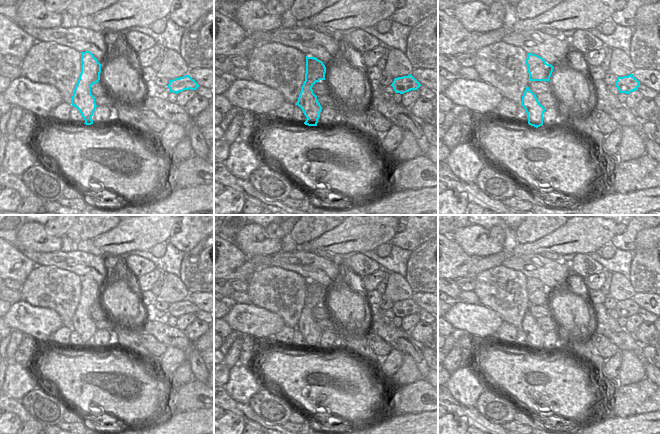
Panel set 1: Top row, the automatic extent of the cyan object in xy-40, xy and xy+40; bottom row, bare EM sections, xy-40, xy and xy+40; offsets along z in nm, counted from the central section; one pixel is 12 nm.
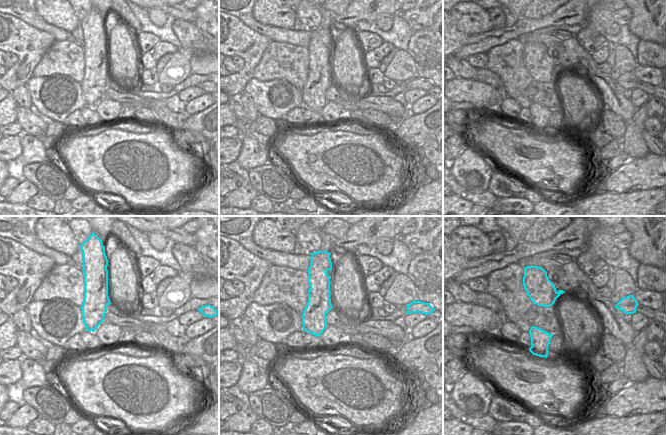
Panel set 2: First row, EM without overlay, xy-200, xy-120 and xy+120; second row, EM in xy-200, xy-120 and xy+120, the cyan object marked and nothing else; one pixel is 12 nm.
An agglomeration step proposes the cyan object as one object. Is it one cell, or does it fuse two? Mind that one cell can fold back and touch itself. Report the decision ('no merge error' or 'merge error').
merge error

